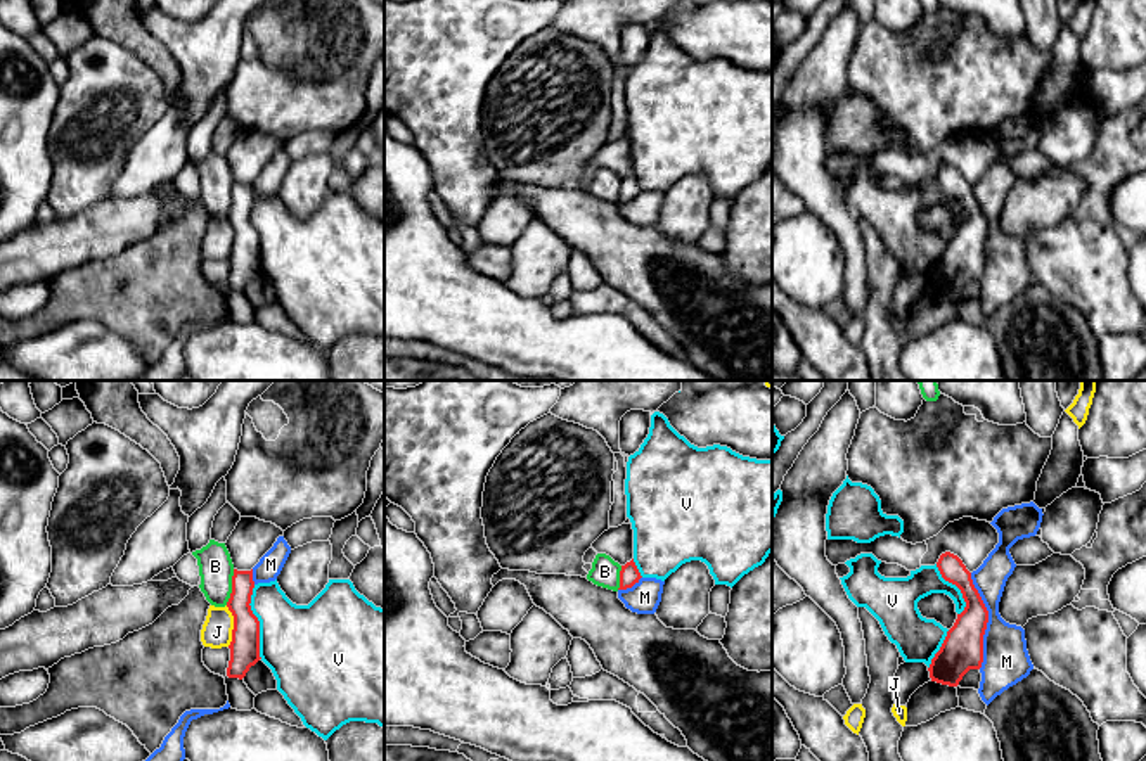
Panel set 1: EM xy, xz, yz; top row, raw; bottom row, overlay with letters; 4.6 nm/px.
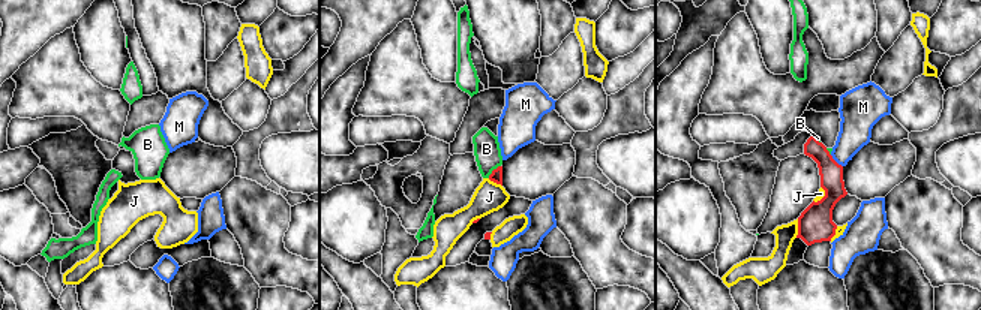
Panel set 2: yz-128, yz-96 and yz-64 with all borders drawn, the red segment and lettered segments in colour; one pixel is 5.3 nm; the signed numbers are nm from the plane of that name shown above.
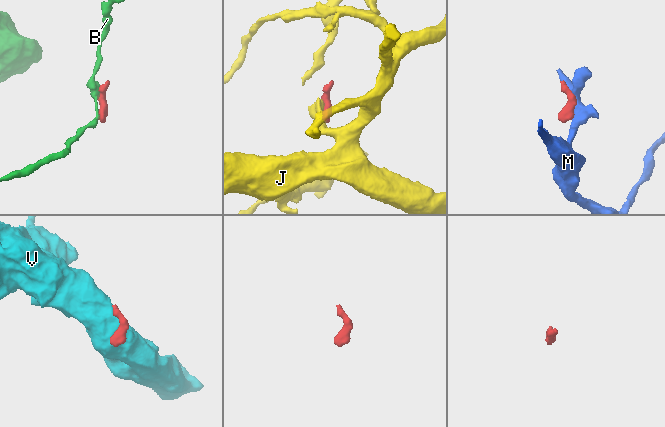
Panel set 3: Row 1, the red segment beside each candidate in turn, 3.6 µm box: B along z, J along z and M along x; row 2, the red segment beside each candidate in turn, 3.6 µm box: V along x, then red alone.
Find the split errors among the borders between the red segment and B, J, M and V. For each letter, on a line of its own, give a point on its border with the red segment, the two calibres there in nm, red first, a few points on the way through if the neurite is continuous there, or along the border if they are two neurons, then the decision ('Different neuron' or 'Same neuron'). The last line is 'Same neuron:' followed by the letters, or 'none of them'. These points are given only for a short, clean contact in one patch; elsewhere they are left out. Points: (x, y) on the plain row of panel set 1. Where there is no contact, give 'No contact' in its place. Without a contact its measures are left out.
B: Touches red at xy (232, 199). Thickness 130 nm (red) against 160 nm. Boundary: xy (234, 182), (231, 208), (225, 217). Different neuron
J: Touches red at xy (234, 239). Thickness 140 nm (red) against 140 nm. Boundary: xy (225, 218), (232, 229), (232, 253), (229, 258). Different neuron
M: Touches red at yz (987, 234). Thickness 190 nm (red) against 220 nm. Different neuron
V: Touches red at xy (258, 234). Thickness 140 nm (red) against 380 nm. Different neuron
Same neuron: none of them

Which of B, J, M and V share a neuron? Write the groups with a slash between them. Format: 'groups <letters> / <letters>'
groups B / J / M / V

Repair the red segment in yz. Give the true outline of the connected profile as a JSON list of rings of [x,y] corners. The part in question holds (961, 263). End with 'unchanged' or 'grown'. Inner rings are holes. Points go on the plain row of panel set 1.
[[[945,164],[940,168],[937,180],[942,190],[956,197],[966,220],[928,280],[931,294],[957,299],[969,282],[980,282],[983,275],[983,247],[988,235],[988,223],[973,197],[971,185],[963,173]]] | unchanged

